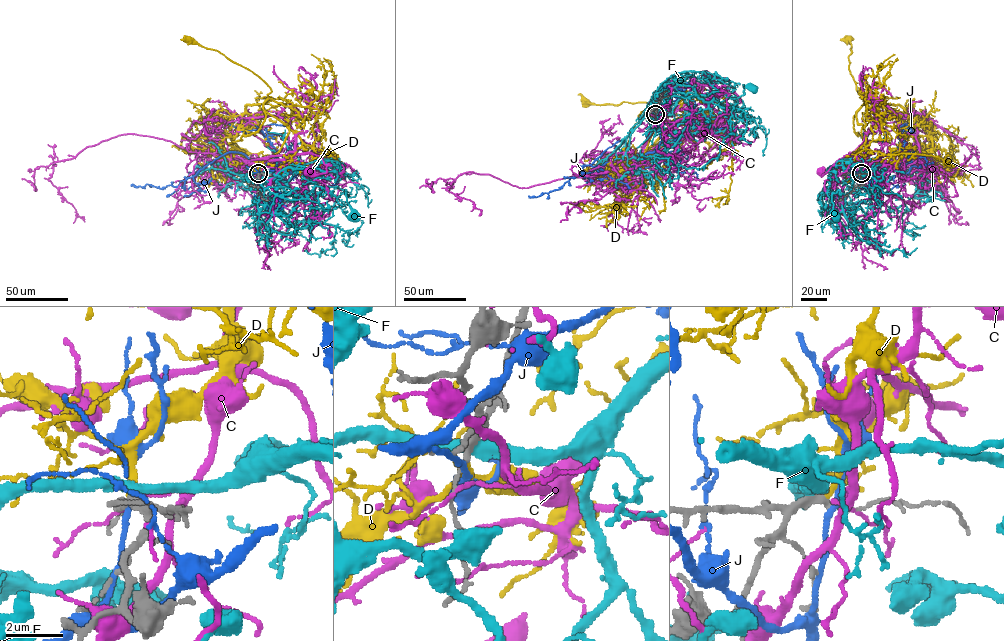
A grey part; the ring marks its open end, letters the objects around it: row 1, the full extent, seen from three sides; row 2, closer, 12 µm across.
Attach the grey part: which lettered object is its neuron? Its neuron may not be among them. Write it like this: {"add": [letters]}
{"add": ["D"]}

